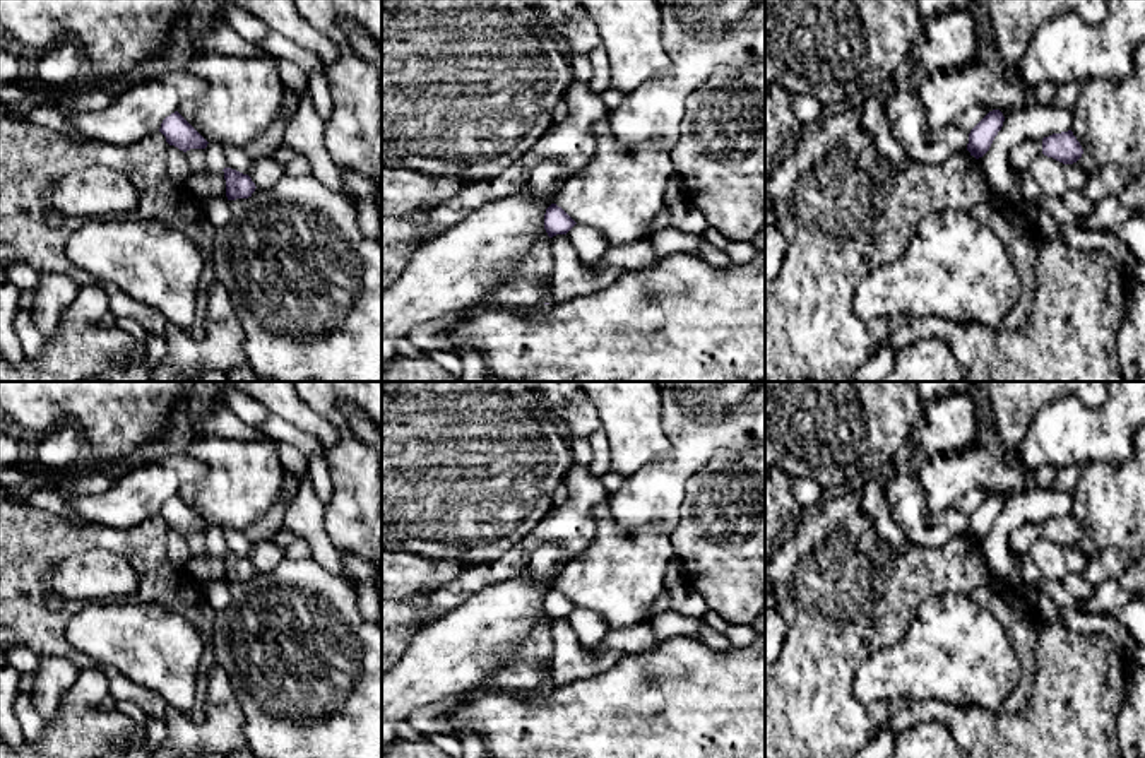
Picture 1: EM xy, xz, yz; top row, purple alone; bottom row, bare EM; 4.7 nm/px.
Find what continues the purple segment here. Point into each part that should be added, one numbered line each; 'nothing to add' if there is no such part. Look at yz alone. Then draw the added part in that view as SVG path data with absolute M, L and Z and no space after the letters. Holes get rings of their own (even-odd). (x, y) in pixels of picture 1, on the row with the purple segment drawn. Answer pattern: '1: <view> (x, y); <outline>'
nothing to add

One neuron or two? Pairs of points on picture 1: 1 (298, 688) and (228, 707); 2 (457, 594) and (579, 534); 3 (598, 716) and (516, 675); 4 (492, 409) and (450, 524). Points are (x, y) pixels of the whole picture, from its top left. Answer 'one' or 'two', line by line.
1: two
2: one
3: two
4: one

